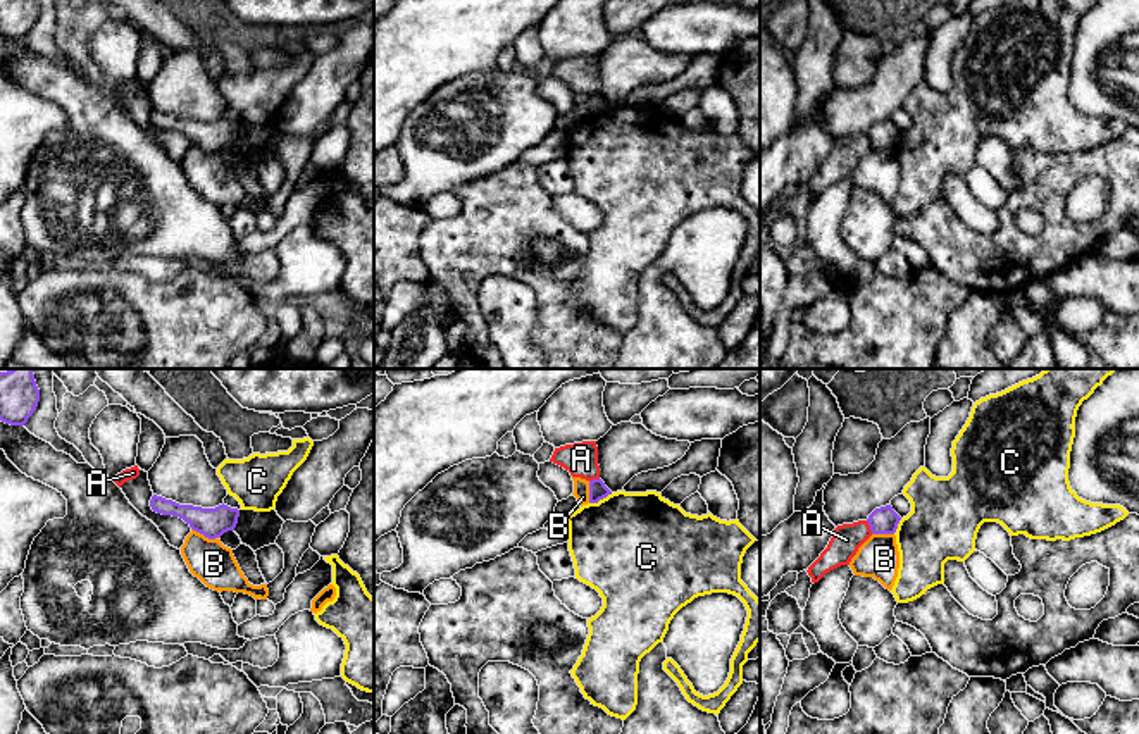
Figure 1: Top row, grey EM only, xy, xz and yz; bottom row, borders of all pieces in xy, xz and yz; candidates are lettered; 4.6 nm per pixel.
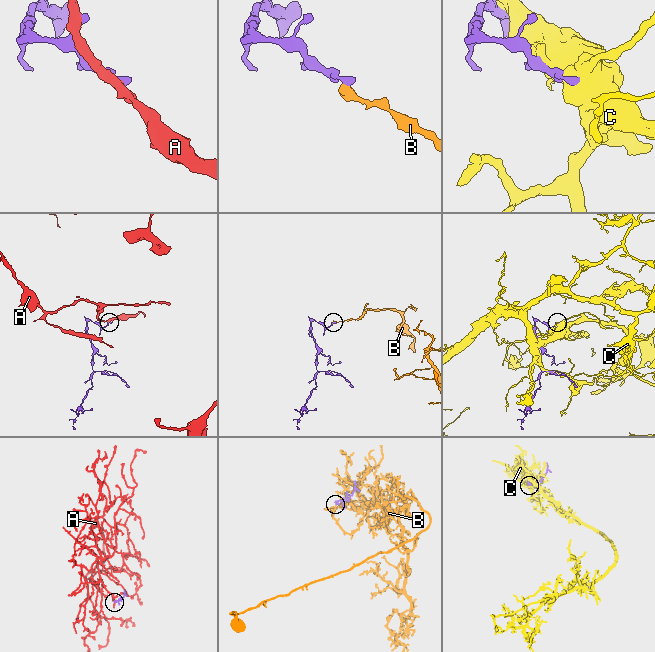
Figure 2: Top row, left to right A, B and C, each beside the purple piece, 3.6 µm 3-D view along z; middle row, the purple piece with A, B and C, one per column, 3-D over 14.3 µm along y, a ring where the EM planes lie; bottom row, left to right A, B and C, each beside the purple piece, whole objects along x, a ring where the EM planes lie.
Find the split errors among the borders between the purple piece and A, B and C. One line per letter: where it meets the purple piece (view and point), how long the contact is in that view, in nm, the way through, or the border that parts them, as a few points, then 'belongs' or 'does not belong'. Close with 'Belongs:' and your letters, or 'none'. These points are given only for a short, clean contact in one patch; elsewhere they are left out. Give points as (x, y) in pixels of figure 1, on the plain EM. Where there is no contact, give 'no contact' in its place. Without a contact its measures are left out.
A: meets purple in yz at (871, 142); contact 70 nm long; does not belong
B: meets purple in xy at (205, 150); contact 140 nm long; border along xy (192, 142), (209, 152), (217, 152); does not belong
C: meets purple in xz at (600, 112); contact 120 nm long; does not belong
Belongs: none

